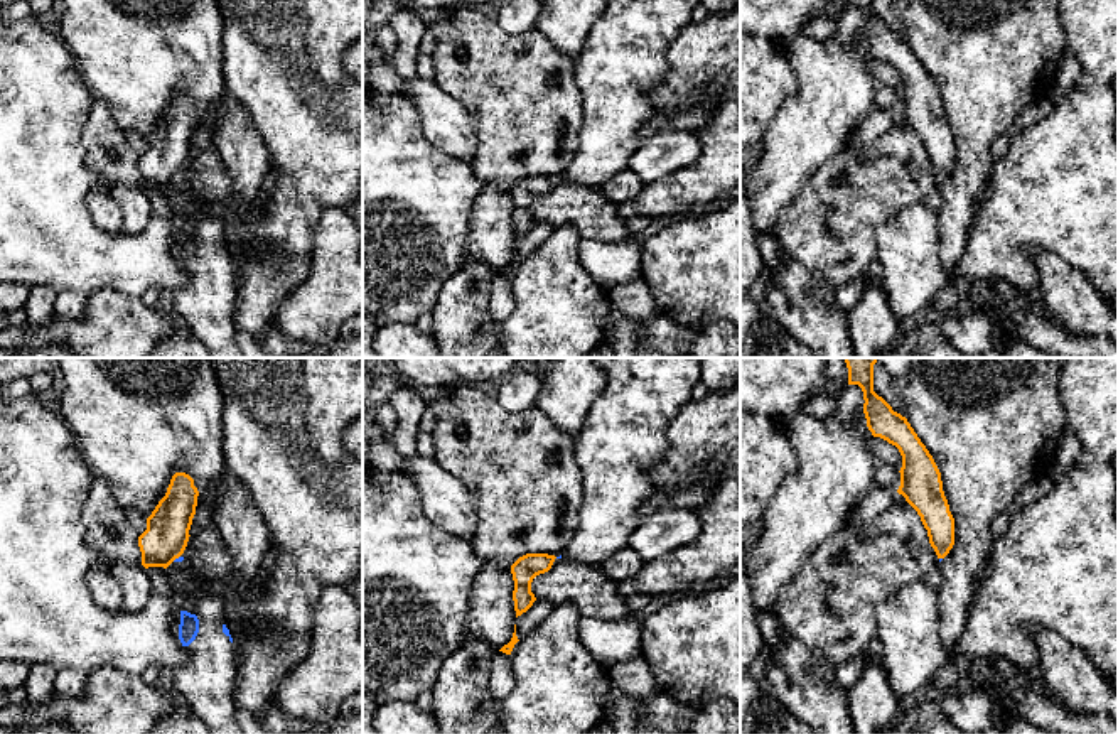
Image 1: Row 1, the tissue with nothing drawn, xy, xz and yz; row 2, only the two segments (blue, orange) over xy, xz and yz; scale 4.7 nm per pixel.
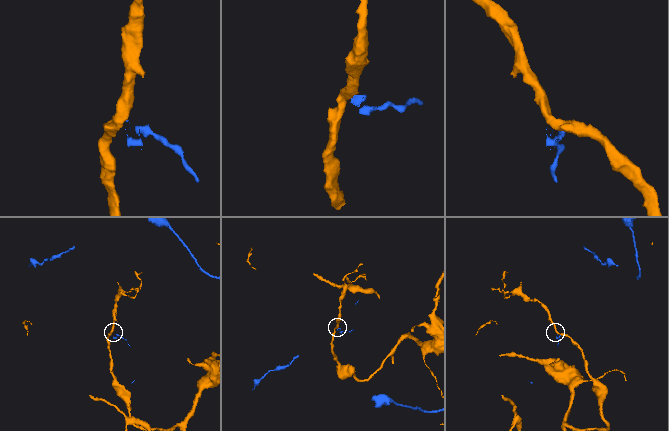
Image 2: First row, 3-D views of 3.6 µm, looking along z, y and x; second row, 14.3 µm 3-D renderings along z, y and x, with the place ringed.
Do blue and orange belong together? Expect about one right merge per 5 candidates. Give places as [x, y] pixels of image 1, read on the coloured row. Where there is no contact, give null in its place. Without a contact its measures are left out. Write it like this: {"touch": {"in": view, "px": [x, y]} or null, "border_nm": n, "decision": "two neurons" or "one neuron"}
{"touch": {"in": "xy", "px": [176, 559]}, "border_nm": 50, "decision": "two neurons"}

